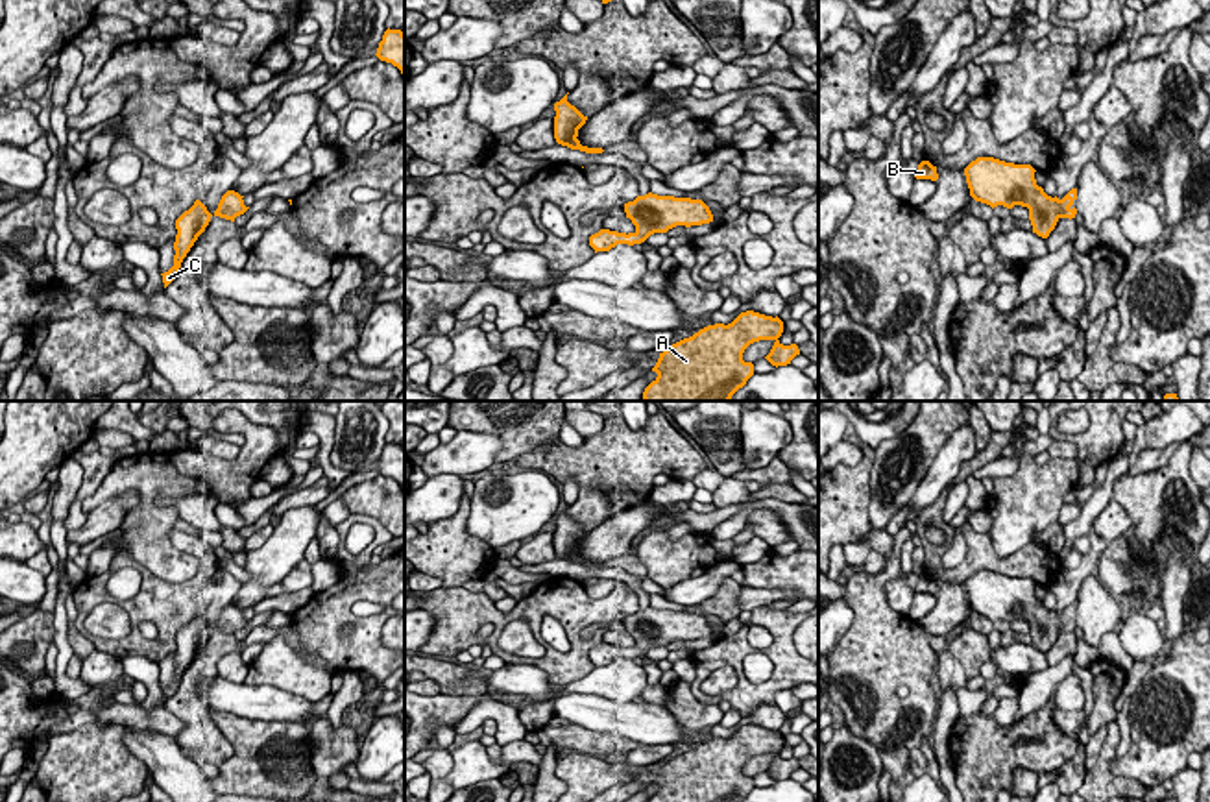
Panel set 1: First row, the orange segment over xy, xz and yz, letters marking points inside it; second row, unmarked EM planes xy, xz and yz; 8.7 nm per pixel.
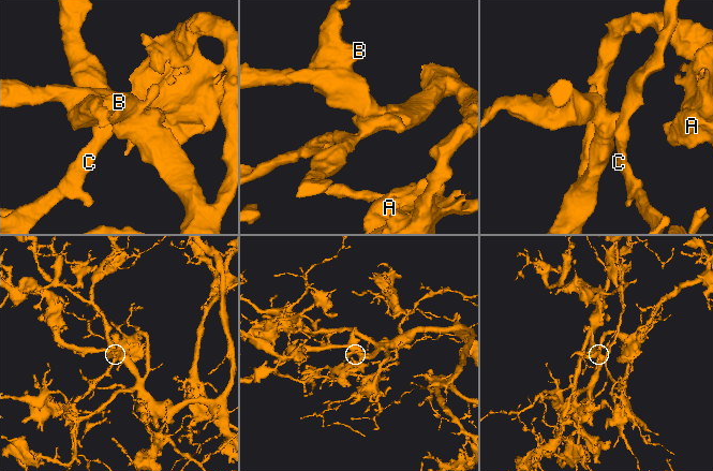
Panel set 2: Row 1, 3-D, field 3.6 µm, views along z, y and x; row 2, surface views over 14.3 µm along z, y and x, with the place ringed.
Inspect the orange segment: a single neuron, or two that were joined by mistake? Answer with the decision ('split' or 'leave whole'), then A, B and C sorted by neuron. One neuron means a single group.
leave whole; A B C

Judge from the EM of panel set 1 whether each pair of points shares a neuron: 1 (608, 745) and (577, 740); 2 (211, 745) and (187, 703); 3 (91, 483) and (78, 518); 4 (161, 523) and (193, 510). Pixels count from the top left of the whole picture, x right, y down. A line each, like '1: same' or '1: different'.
1: same
2: same
3: same
4: different

